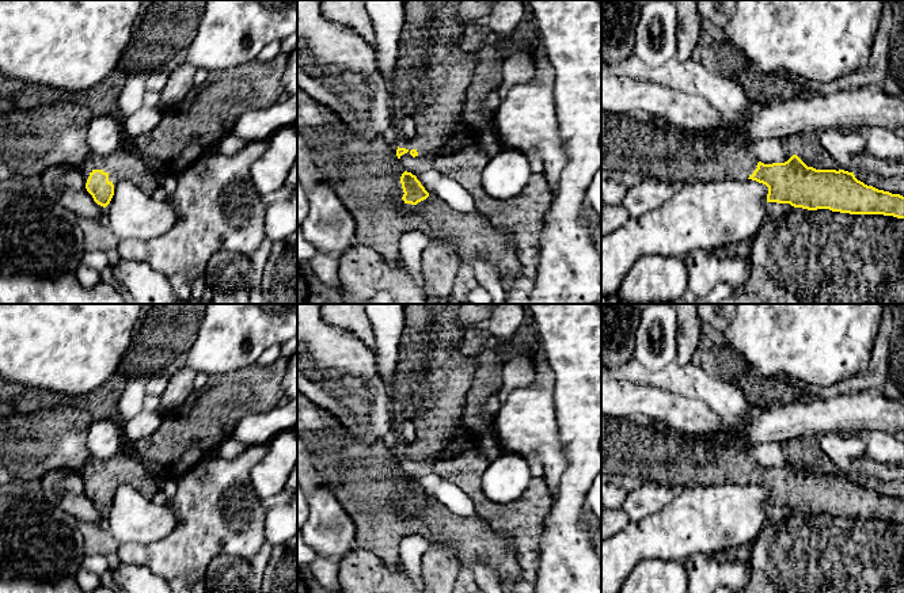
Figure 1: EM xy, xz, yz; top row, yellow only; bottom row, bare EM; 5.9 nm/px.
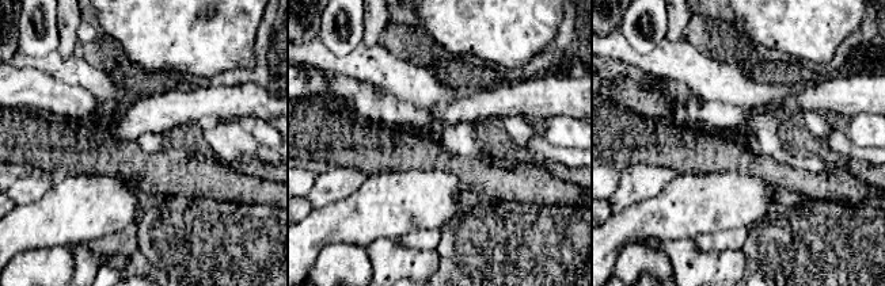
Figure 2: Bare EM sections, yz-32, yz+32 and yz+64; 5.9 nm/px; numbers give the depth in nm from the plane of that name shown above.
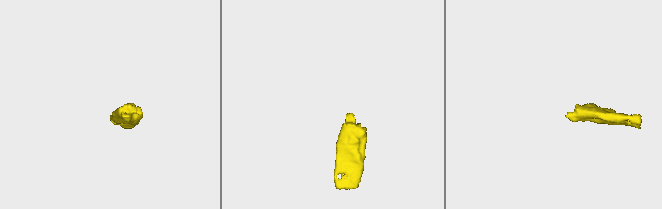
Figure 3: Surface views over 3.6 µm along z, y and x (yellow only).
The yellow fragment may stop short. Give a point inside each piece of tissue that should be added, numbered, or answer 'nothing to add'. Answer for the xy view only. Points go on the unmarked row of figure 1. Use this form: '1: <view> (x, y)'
nothing to add

